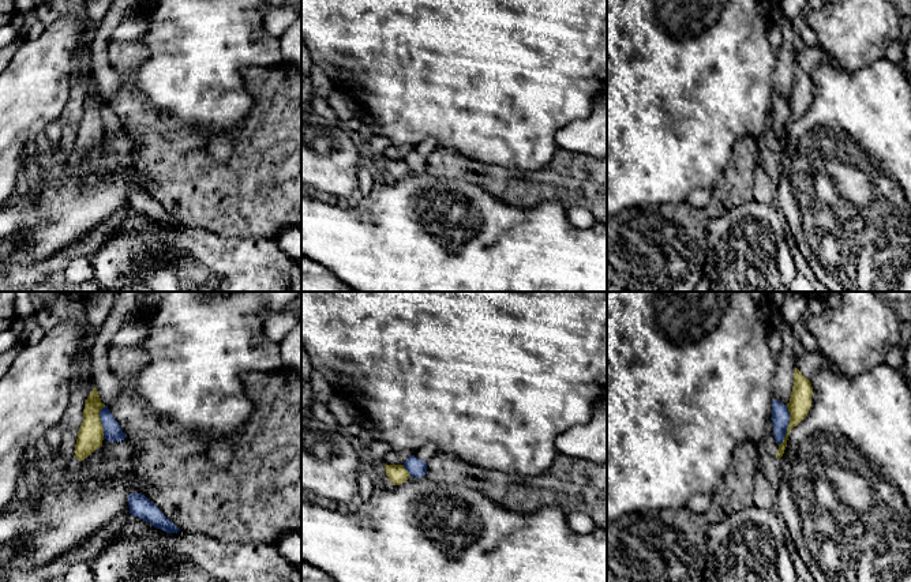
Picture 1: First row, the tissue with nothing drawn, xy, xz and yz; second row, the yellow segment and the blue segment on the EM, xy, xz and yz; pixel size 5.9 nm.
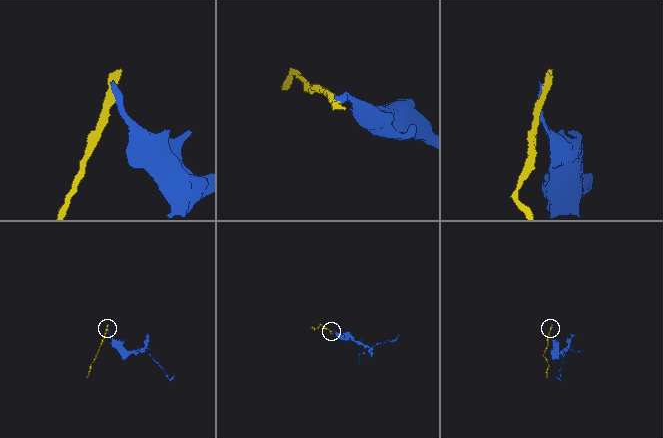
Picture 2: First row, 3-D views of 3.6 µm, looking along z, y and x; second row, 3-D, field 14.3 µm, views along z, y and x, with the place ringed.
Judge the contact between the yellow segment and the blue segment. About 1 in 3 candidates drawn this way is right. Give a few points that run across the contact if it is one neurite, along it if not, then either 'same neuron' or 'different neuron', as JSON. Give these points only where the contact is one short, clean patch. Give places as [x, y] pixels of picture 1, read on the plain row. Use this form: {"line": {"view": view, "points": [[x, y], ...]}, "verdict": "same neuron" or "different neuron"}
{"line": {"view": "yz", "points": [[787, 100], [788, 121], [784, 134], [778, 139]]}, "verdict": "different neuron"}

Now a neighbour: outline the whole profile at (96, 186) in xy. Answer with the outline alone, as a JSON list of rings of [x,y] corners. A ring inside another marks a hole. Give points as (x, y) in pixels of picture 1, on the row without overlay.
[[[125,131],[121,136],[104,134],[102,140],[87,153],[75,153],[72,162],[59,144],[52,147],[50,157],[37,153],[42,170],[41,195],[37,200],[29,195],[0,209],[0,240],[16,233],[16,251],[34,266],[86,237],[123,206],[130,207],[128,191],[145,189],[136,172],[136,146],[136,139]]]

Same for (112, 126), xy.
[[[108,101],[100,105],[100,113],[104,123],[104,134],[109,136],[121,136],[125,134],[125,128],[109,106]]]

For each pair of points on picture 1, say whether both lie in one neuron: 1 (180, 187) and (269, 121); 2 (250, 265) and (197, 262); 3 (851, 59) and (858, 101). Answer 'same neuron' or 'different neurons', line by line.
1: same neuron
2: same neuron
3: different neurons

